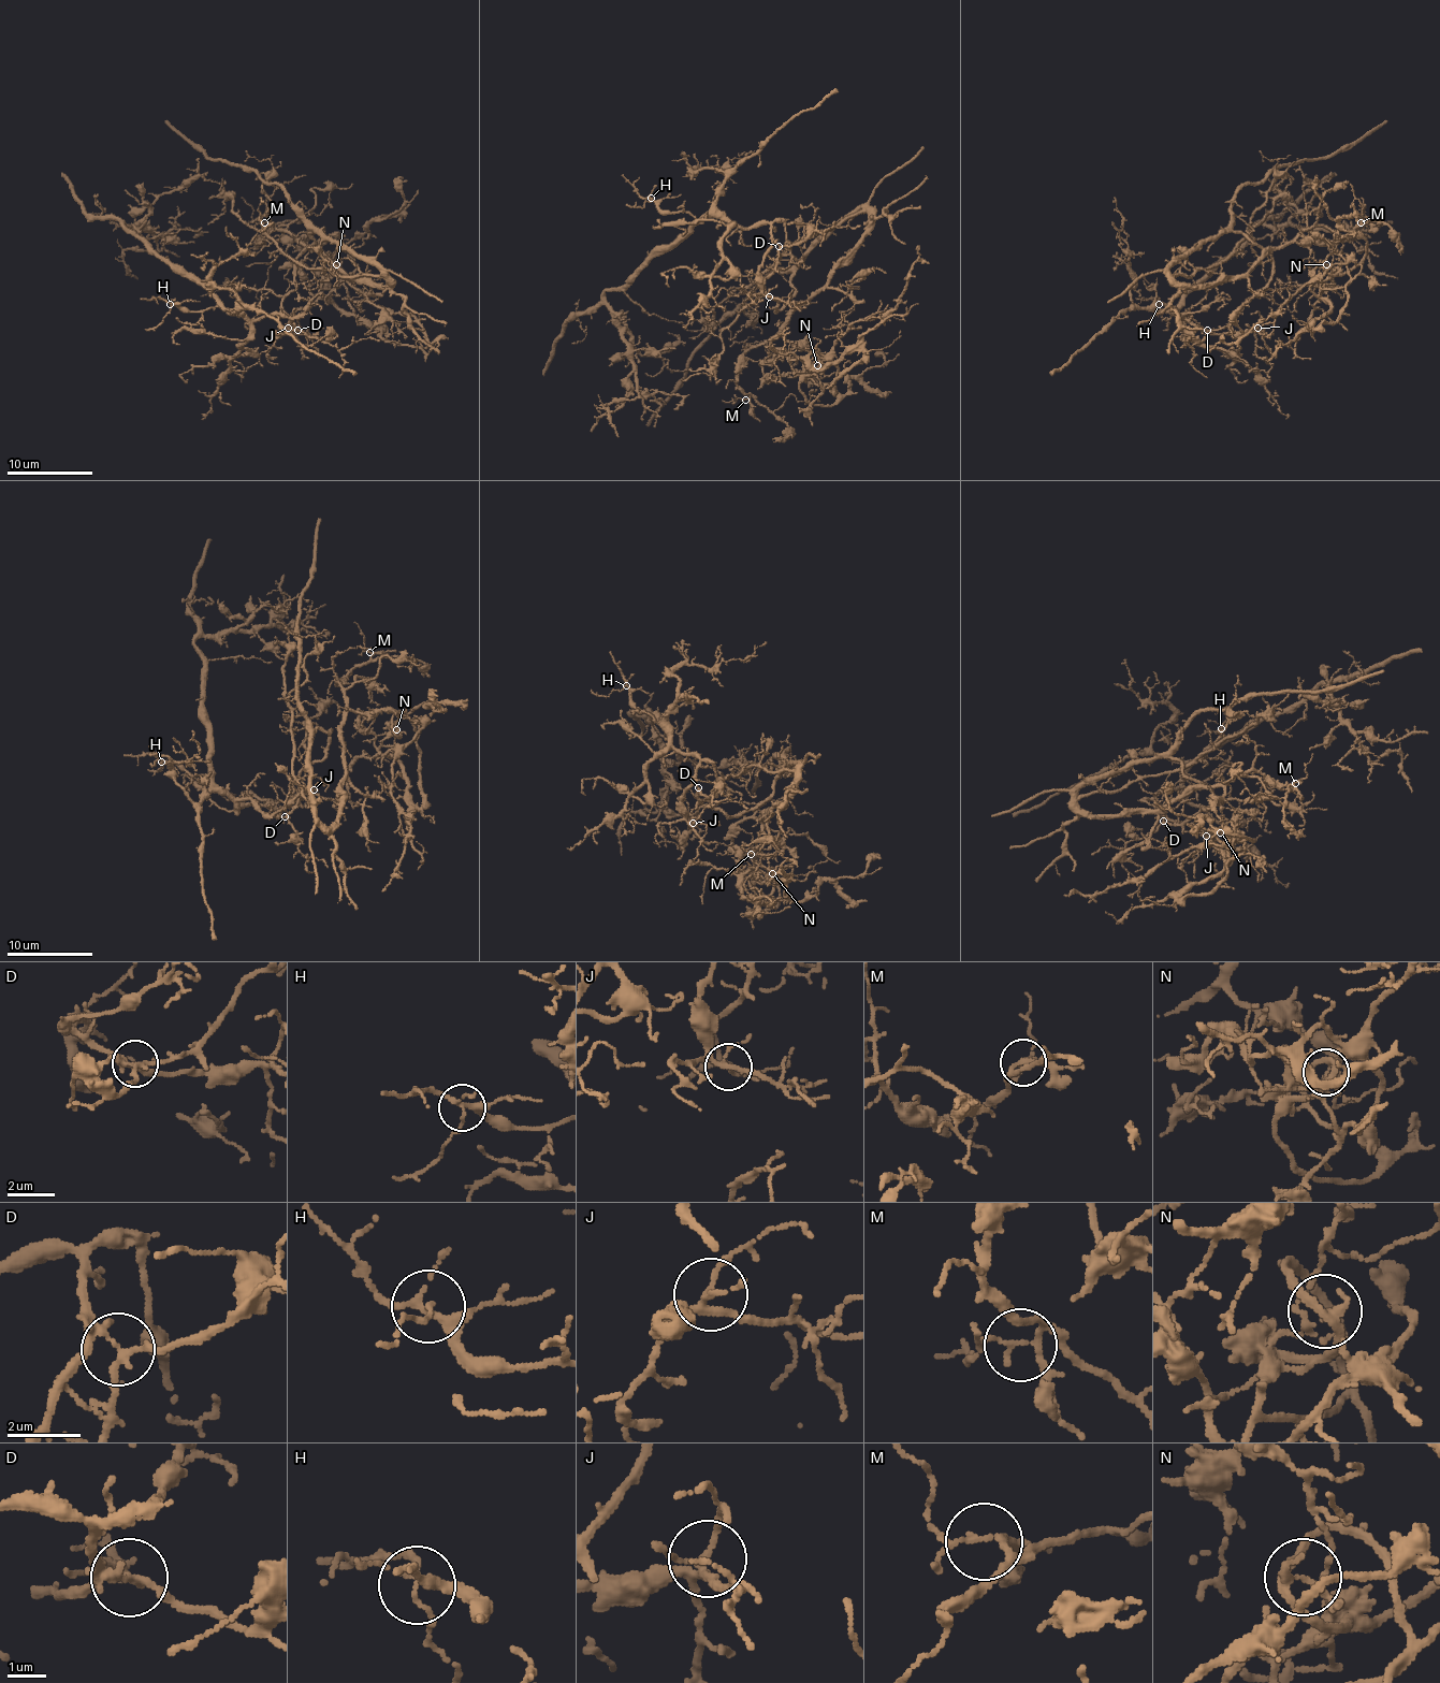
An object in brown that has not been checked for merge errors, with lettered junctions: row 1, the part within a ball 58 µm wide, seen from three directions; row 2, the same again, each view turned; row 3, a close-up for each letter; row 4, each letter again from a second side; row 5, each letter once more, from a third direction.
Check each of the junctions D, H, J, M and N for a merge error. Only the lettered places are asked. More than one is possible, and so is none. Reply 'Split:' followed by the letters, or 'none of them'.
Split: D, N

